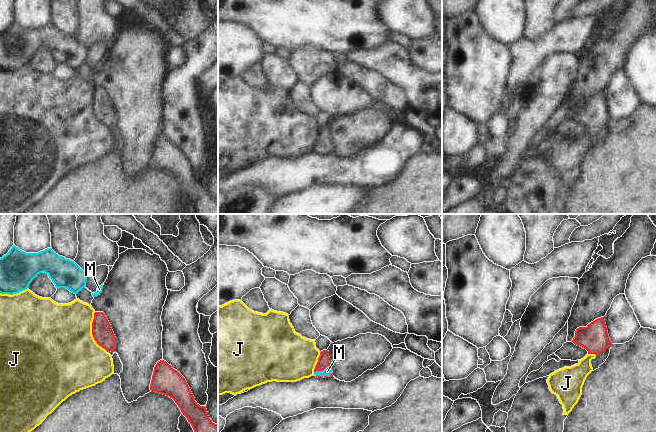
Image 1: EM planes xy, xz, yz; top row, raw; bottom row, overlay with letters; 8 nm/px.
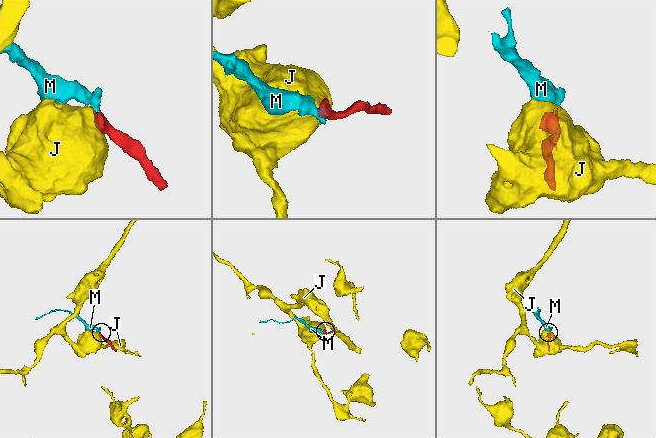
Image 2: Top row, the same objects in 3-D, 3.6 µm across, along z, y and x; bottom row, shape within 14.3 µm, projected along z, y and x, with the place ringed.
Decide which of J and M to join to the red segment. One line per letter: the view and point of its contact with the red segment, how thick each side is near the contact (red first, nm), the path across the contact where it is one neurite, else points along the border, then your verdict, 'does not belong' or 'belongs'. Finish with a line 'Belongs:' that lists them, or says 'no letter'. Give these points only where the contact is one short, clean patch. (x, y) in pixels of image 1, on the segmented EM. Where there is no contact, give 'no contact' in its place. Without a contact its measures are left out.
J: meets red in xy at (92, 333); 160 nm thick on the red side, 500 nm on the other; border along xy (94, 312), (92, 337), (107, 352); does not belong
M: meets red in xz at (322, 370); 100 nm thick on the red side, 70 nm on the other; runs through xz (323, 361), (322, 370), (327, 371); belongs
Belongs: M

